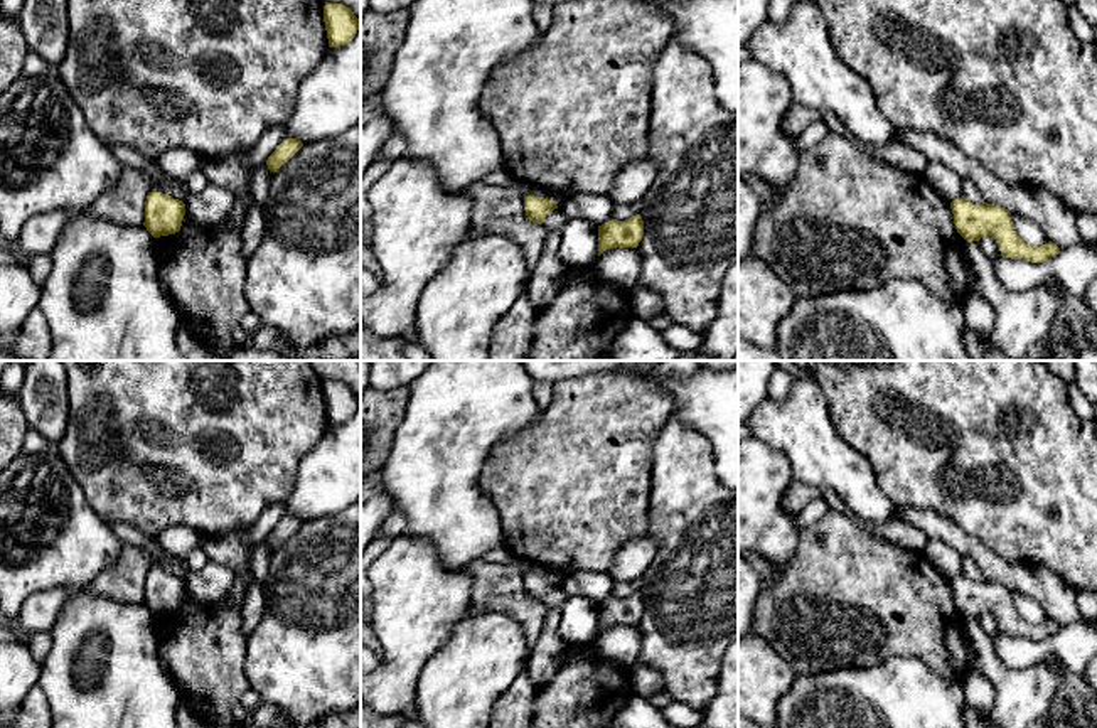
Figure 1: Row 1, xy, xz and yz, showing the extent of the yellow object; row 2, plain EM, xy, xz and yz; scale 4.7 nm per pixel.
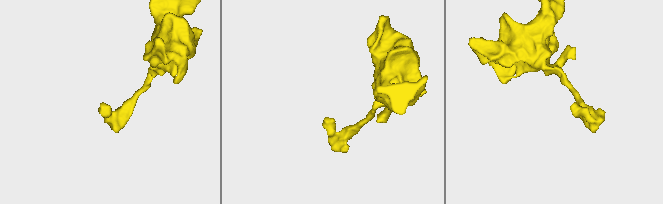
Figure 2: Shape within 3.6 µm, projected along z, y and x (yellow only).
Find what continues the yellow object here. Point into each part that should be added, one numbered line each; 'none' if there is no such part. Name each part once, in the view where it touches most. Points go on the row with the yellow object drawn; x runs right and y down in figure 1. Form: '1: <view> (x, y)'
none

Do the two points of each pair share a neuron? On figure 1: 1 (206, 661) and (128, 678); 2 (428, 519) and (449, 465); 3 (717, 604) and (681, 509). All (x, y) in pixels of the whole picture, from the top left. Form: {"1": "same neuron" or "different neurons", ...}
{"1": "different neurons", "2": "same neuron", "3": "same neuron"}

